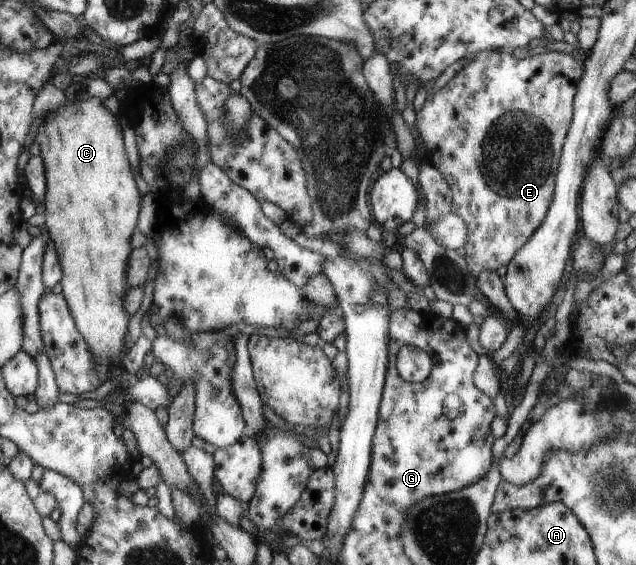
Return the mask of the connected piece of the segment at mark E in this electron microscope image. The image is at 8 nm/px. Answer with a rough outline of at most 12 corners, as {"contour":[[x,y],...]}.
{"contour":[[485,49],[415,105],[476,278],[543,222],[582,62]]}

